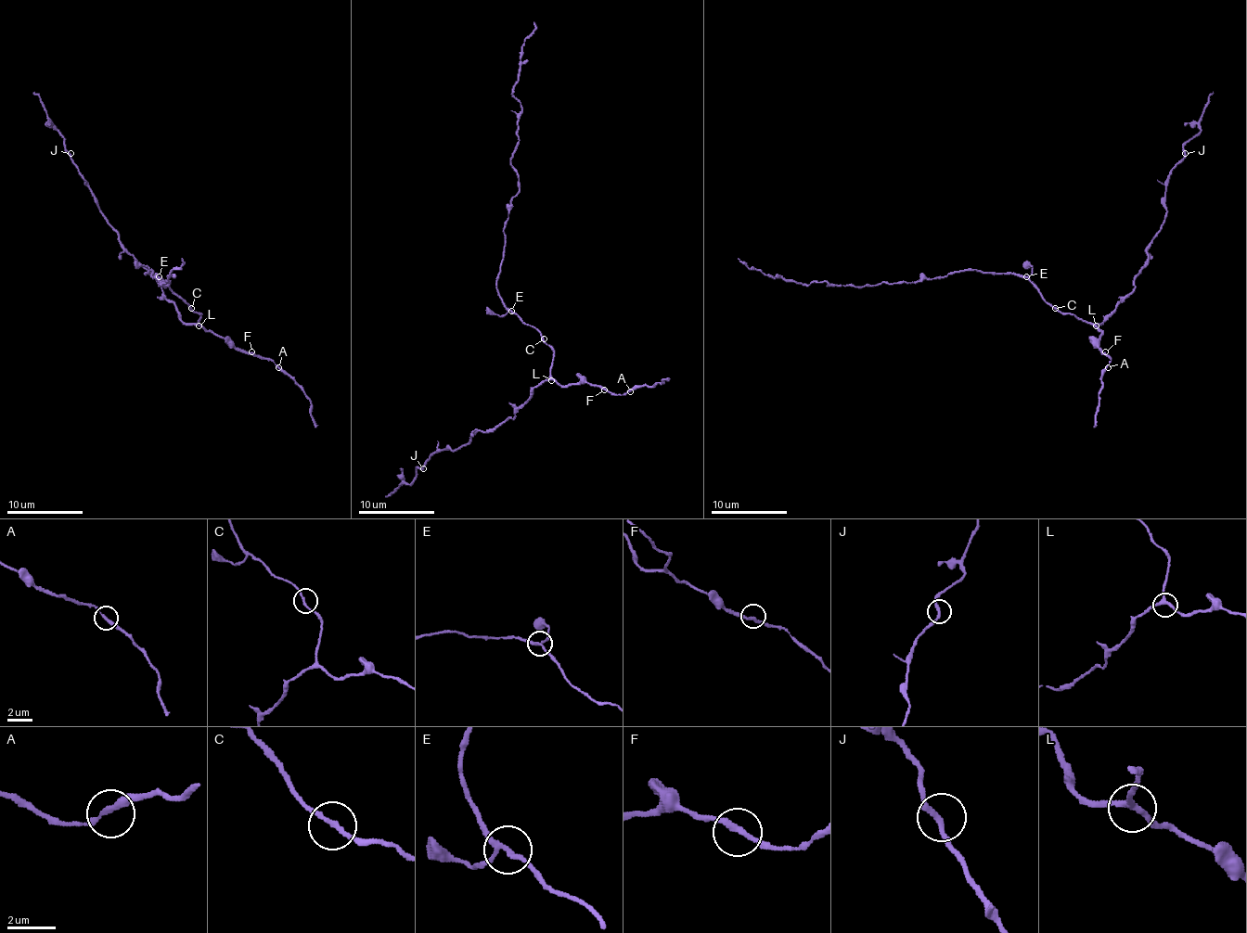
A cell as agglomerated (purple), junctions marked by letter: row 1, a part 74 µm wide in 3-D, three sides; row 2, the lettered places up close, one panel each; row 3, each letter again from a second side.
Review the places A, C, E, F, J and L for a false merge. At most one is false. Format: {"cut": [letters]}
{"cut": []}

